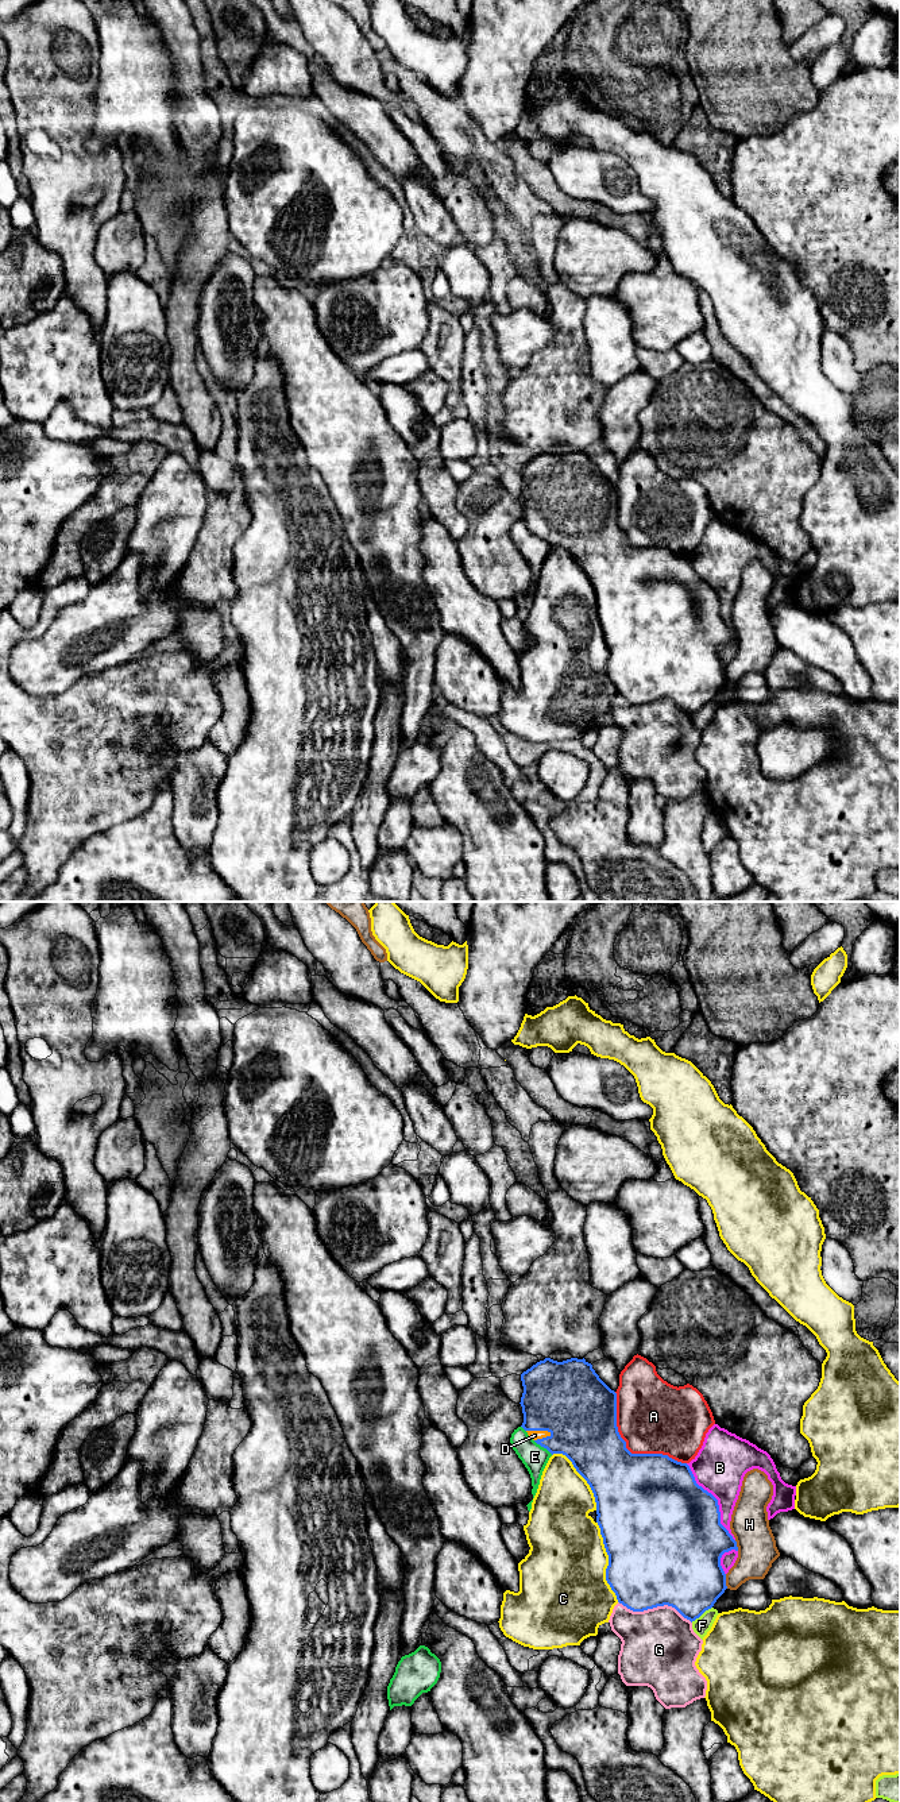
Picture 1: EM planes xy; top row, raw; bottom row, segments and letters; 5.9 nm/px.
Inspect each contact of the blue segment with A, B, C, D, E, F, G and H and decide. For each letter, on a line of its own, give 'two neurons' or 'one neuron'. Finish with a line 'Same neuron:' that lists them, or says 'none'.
A: two neurons
B: two neurons
C: one neuron
D: one neuron
E: two neurons
F: two neurons
G: two neurons
H: two neurons
Same neuron: C, D

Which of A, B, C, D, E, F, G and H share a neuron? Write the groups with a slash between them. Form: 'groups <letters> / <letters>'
groups A / B / C D / E / F / G / H

